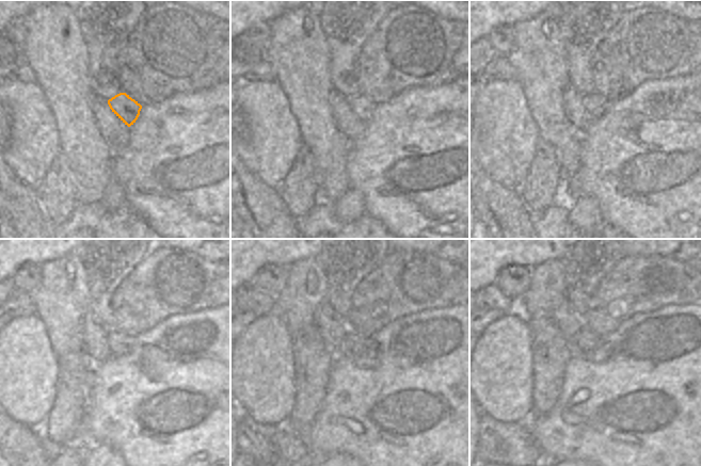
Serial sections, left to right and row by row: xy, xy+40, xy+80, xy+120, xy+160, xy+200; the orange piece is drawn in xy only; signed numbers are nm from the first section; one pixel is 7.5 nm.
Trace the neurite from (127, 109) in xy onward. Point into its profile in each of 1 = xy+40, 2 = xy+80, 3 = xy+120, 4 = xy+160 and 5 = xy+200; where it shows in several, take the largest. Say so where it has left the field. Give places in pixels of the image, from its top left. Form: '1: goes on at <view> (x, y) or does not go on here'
1: goes on at xy+40 (363, 108)
2: goes on at xy+80 (598, 106)
3: goes on at xy+120 (120, 343)
4: goes on at xy+160 (352, 342)
5: goes on at xy+200 (585, 341)

